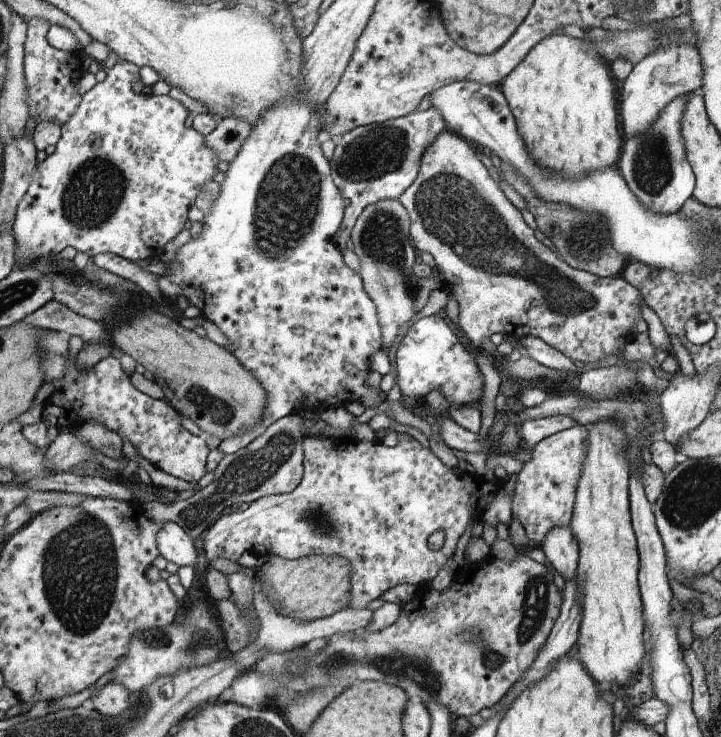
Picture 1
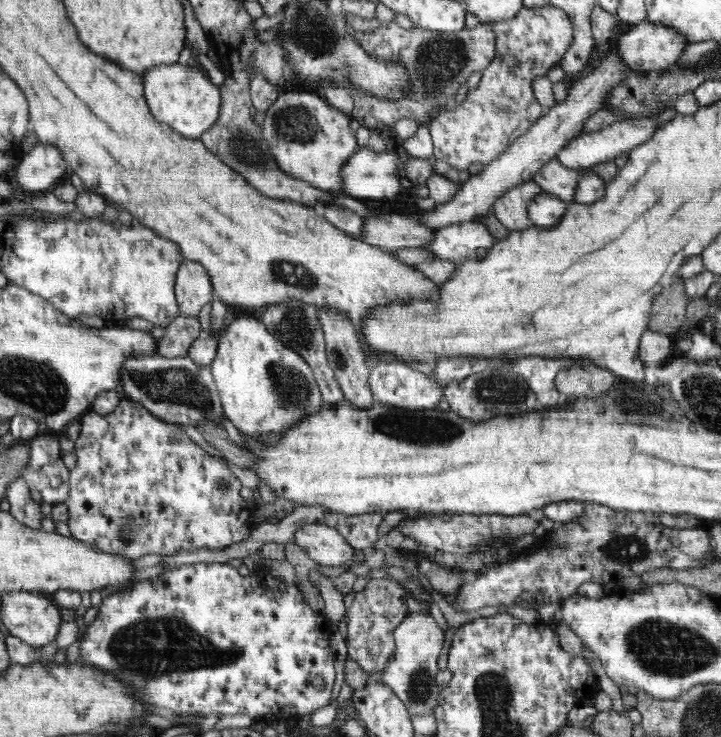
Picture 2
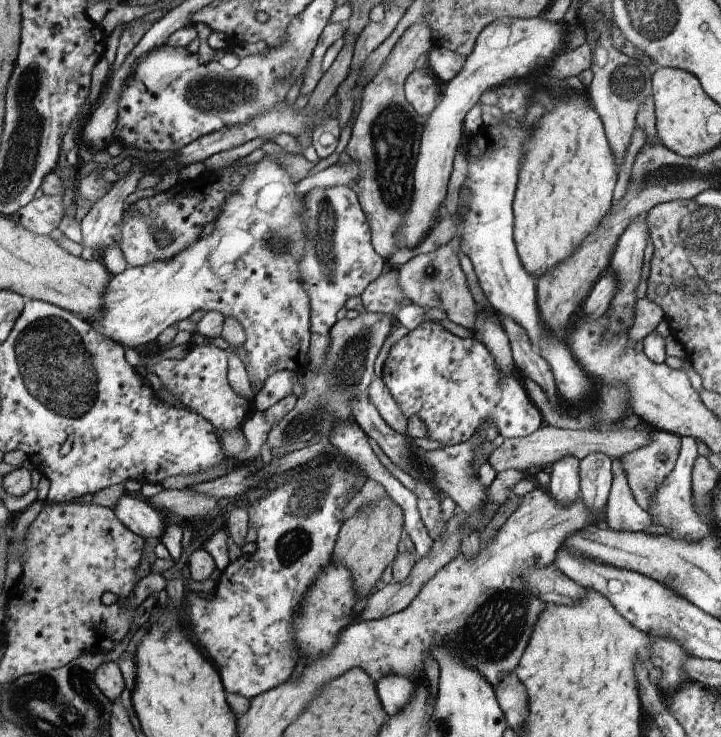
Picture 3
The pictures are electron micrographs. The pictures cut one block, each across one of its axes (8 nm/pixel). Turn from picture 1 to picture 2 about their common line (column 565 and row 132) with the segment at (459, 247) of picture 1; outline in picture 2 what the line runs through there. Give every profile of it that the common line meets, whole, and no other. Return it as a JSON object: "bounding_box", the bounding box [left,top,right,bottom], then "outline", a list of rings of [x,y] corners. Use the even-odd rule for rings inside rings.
{"bounding_box":[262,89,361,193],"outline":[[[286,89],[266,111],[262,139],[268,143],[282,173],[323,191],[340,193],[340,187],[344,186],[340,170],[345,160],[361,149],[356,132],[350,128],[351,121],[349,115],[328,105],[315,92]]]}

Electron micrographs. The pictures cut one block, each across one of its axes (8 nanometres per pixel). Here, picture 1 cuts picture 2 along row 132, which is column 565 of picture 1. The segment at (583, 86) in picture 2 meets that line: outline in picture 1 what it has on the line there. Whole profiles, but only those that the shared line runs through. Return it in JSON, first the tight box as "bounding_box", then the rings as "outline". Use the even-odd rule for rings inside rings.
{"bounding_box":[539,525,580,582],"outline":[[[570,525],[554,528],[539,547],[566,582],[574,580],[580,563],[580,546]]]}

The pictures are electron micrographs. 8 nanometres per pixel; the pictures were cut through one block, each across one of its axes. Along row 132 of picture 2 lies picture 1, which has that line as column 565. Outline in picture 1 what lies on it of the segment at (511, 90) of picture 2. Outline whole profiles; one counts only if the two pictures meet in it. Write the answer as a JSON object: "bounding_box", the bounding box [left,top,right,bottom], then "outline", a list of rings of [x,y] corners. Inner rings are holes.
{"bounding_box":[512,425,588,545],"outline":[[[577,425],[540,440],[531,451],[532,458],[520,470],[512,491],[512,518],[517,516],[520,526],[532,545],[544,543],[554,528],[572,523],[577,501],[577,487],[581,481],[584,452],[588,446],[586,427]]]}

